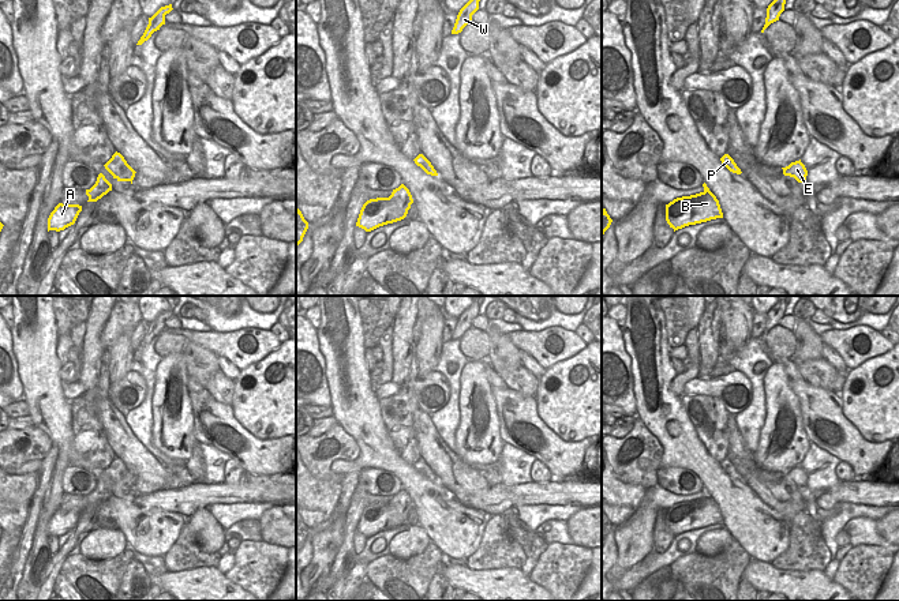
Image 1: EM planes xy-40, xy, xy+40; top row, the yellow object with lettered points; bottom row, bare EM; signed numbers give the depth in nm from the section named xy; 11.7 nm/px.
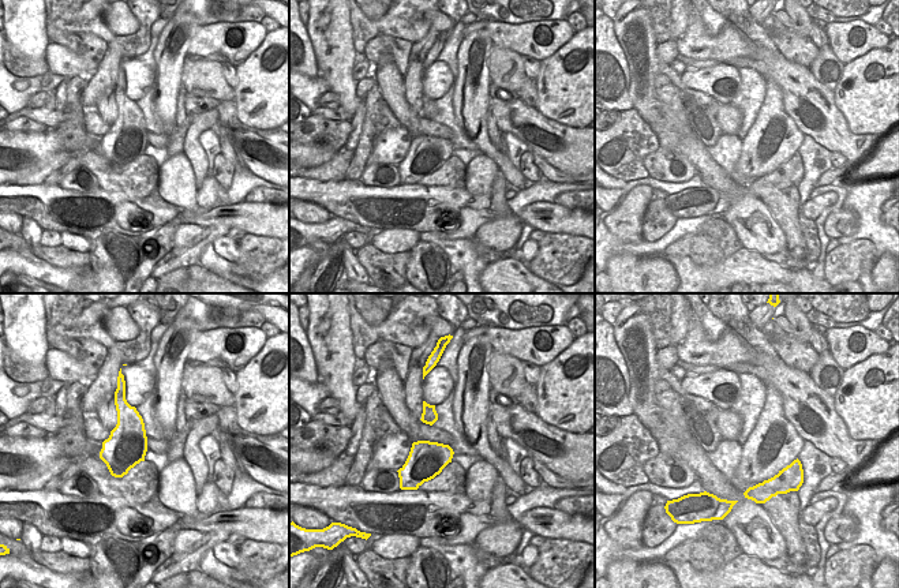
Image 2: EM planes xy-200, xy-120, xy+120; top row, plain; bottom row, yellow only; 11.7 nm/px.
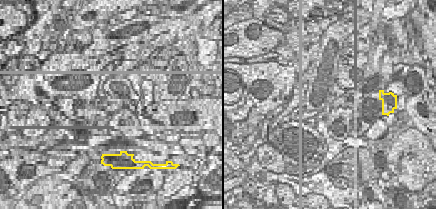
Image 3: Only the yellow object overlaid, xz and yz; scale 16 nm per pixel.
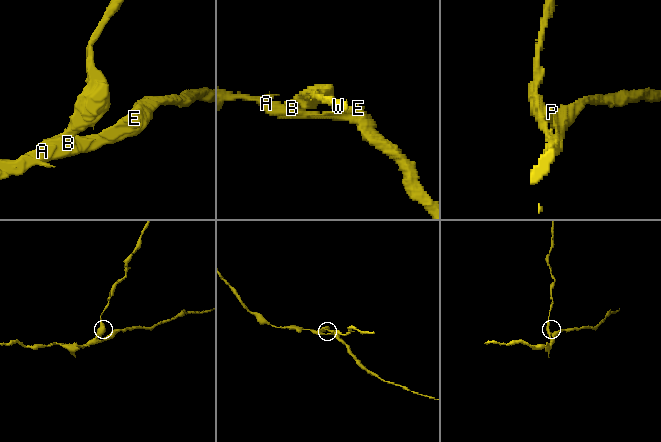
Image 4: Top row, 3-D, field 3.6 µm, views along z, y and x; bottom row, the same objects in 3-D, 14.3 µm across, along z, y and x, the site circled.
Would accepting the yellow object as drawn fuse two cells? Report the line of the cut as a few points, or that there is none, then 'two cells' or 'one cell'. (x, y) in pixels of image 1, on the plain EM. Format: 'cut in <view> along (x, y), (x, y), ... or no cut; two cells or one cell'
cut in xy along (389, 502), (412, 507); two cells

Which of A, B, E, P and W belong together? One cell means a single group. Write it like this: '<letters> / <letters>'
A B E / P W

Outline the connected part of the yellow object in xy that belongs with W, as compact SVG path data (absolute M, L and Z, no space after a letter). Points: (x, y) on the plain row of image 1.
M473 298L472 304L460 315L452 339L458 339L472 327L472 320L479 315L480 298Z

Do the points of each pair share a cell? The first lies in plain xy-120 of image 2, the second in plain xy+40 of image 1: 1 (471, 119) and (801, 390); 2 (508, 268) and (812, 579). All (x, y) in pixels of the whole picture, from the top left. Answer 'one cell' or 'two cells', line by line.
1: two cells
2: one cell

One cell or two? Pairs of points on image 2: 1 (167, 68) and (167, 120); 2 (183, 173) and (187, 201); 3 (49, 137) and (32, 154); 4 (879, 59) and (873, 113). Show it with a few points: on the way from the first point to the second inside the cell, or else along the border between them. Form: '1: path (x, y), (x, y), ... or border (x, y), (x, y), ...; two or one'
1: path (167, 81), (167, 108); one
2: path (183, 180), (183, 194); one
3: path (45, 141), (36, 150); one
4: path (865, 67), (862, 77), (873, 89), (873, 98); one

